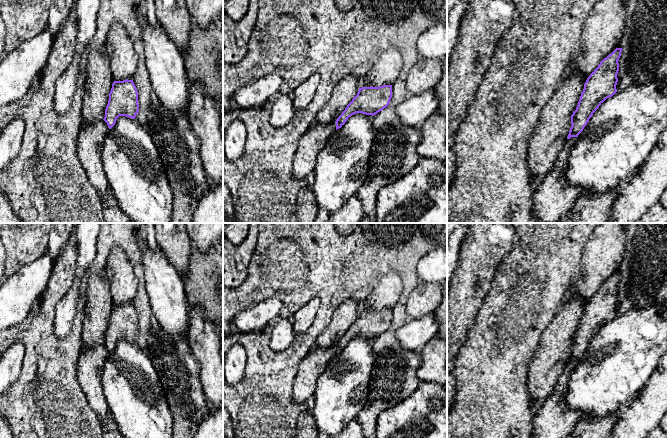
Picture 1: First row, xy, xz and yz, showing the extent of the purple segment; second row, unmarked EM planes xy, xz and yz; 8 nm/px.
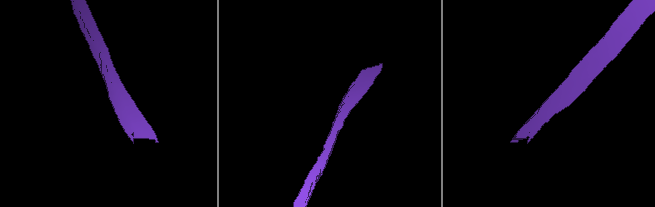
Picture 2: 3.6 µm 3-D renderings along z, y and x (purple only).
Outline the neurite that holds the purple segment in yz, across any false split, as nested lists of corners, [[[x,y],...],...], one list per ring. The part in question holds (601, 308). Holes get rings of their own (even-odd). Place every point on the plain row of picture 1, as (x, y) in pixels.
[[[616,272],[587,302],[576,334],[571,339],[572,350],[567,363],[578,361],[599,330],[617,316],[618,284],[622,274],[622,272]]]

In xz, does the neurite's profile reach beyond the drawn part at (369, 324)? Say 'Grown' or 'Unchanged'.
Unchanged

